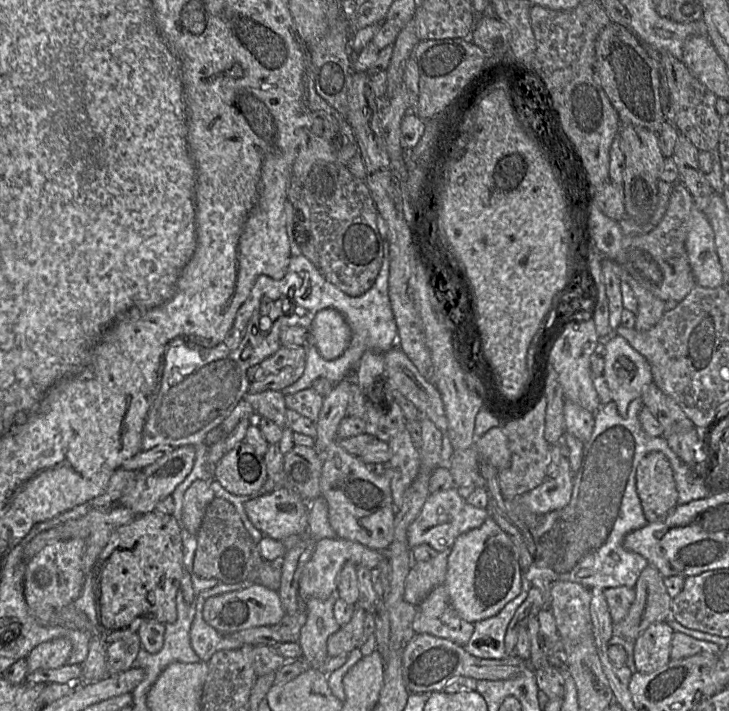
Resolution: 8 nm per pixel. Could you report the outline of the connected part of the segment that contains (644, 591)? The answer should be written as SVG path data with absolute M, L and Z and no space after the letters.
M653 566L645 567L633 587L635 599L622 621L613 623L614 633L635 640L650 624L672 619L672 597L664 585L664 576Z

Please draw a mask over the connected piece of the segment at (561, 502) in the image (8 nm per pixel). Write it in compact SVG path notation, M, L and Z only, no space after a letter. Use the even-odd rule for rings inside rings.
M564 457L560 461L555 476L547 477L538 487L520 495L520 501L538 515L561 509L571 499L573 481L574 474L571 471L568 457Z

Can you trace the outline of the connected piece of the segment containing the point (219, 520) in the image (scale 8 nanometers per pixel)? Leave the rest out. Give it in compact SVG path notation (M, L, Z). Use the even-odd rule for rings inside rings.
M215 498L208 505L195 537L197 547L192 573L200 578L215 579L219 584L236 584L243 582L263 561L236 508L224 499Z

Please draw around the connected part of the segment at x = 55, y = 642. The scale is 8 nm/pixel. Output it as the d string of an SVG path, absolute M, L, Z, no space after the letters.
M55 638L34 647L25 658L28 673L59 669L67 664L72 645L67 638Z

